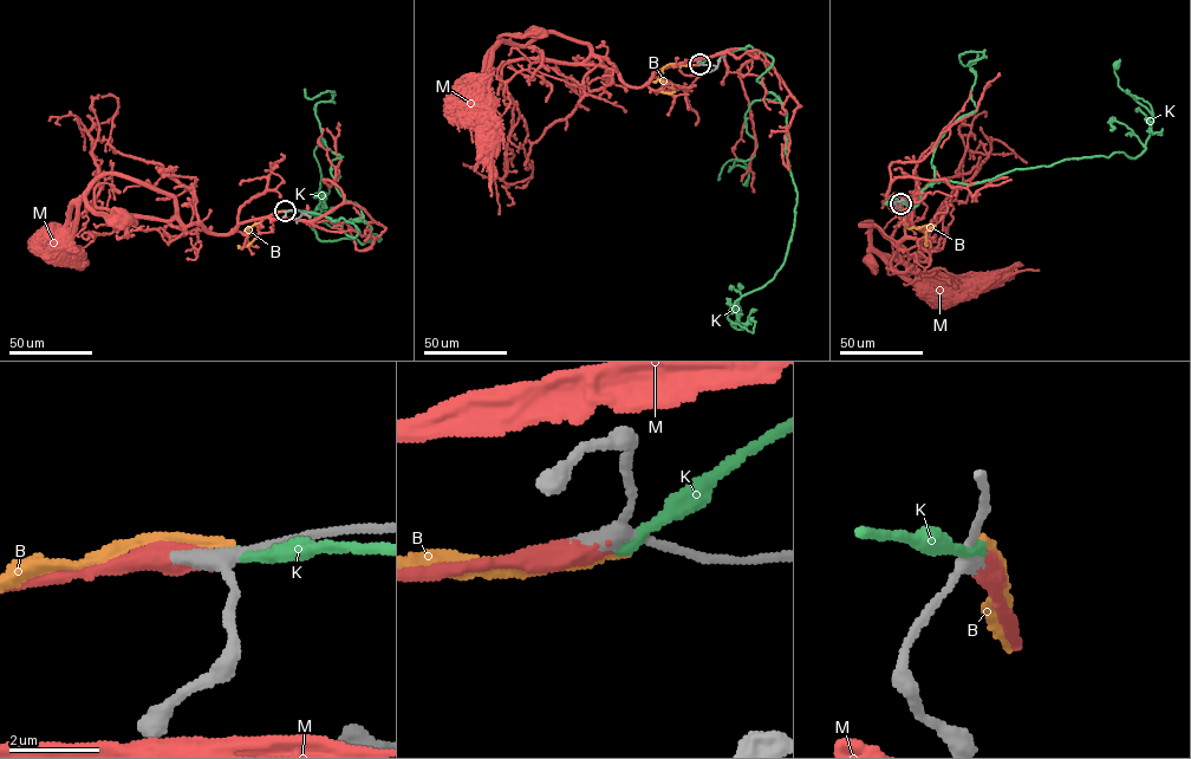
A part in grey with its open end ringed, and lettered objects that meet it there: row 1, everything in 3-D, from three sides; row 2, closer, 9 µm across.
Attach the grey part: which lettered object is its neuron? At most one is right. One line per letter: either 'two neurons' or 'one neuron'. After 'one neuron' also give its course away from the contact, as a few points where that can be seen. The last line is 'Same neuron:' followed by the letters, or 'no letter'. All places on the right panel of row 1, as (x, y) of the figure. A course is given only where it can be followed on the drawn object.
B: two neurons
K: two neurons
M: one neuron | via (900, 203), (905, 221), (929, 237), (903, 239), (897, 246), (876, 226), (860, 225), (871, 222), (872, 264)
Same neuron: M

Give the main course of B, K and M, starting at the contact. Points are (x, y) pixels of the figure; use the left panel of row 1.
B: (285, 211), (266, 216), (245, 229), (259, 237), (242, 248), (238, 246)
K: (286, 211), (342, 218), (358, 231), (352, 238), (342, 224), (362, 221), (381, 239), (317, 238), (321, 142)
M: (284, 211), (212, 233), (195, 224), (184, 226), (173, 196), (105, 174), (86, 192), (86, 203), (121, 218)

